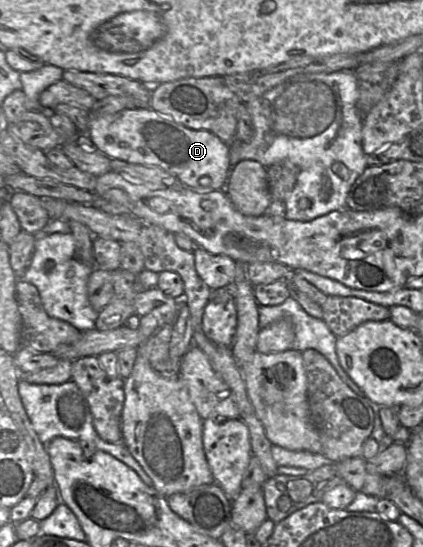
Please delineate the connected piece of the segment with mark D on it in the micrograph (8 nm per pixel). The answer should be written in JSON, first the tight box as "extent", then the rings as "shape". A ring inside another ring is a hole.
{"extent":[87,108,232,193],"shape":[[[149,108],[124,109],[89,121],[87,132],[94,148],[110,159],[155,166],[174,175],[196,193],[225,190],[232,169],[229,145],[205,130],[177,124]]]}

